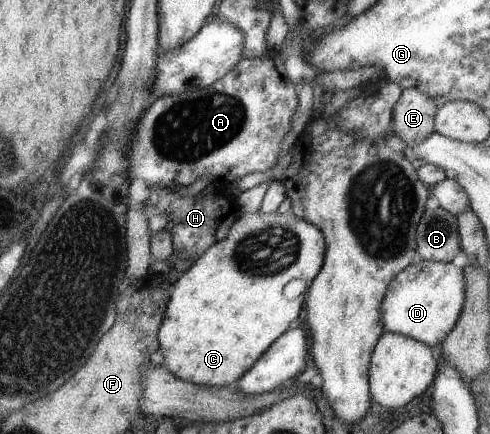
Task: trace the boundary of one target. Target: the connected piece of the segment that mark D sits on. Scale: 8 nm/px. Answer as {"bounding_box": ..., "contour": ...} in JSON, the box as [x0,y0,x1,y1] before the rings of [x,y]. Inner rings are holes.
{"bounding_box":[380,260,465,347],"contour":[[[415,260],[391,280],[380,303],[384,331],[412,337],[431,347],[439,345],[459,319],[465,290],[464,268],[453,262]]]}

